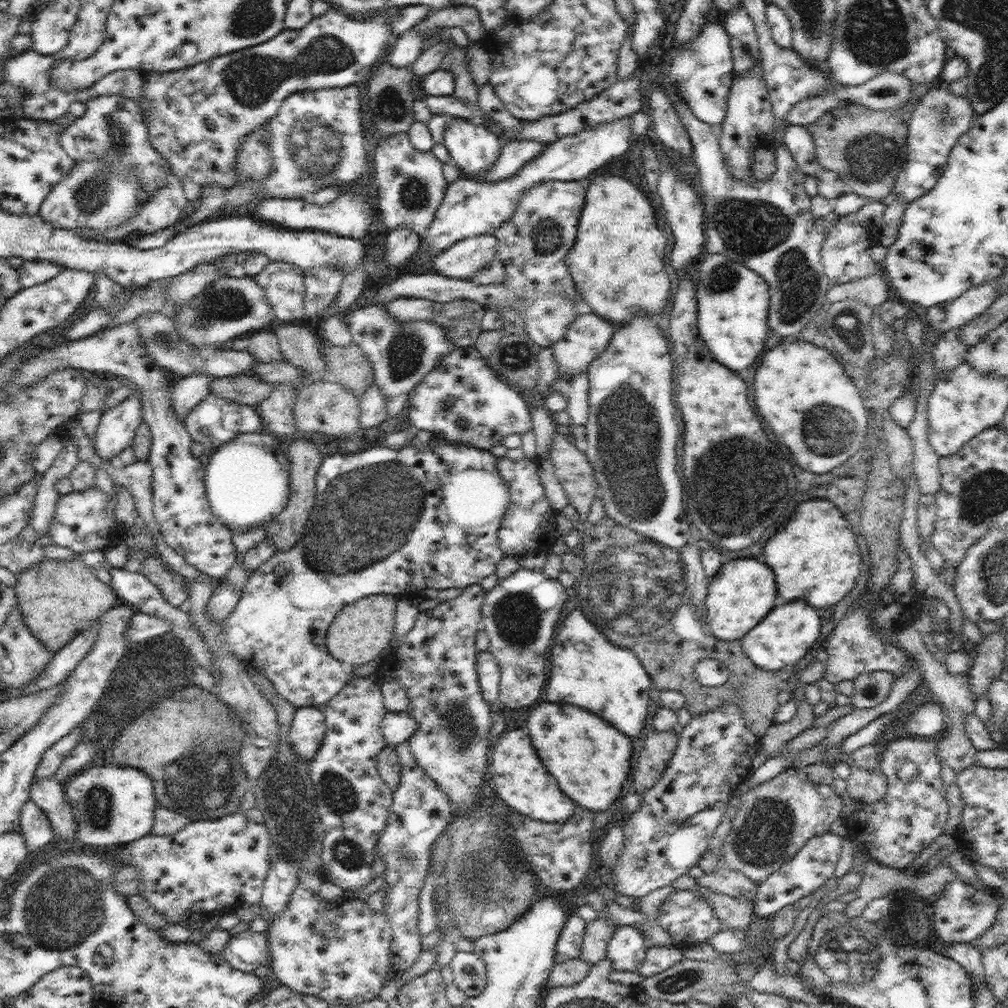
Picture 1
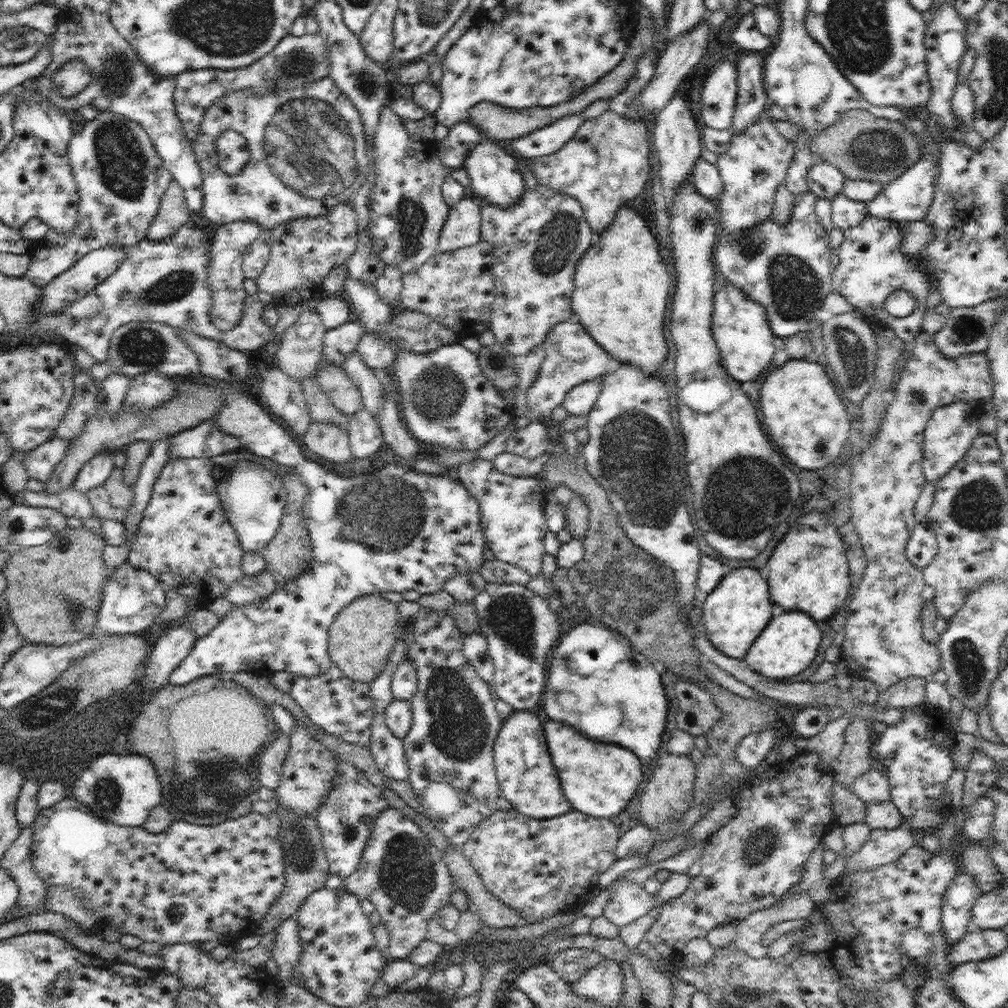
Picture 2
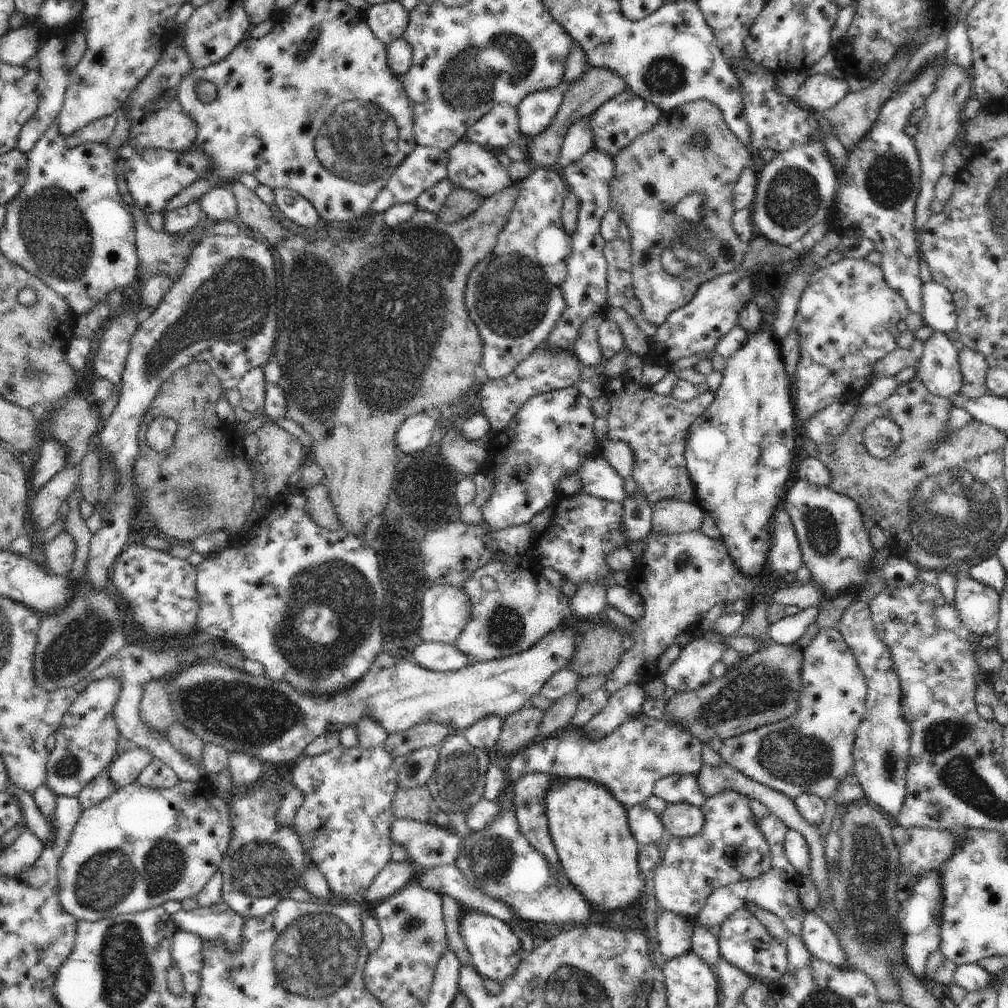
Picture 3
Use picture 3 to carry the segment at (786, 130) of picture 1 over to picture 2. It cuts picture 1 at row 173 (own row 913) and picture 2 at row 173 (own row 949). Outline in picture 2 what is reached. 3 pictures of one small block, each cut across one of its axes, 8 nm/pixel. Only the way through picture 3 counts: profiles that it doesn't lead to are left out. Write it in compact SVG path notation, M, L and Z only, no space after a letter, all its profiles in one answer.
M816 160L807 173L807 186L817 198L832 200L843 194L842 187L845 180L844 174L836 169L836 166L822 160Z

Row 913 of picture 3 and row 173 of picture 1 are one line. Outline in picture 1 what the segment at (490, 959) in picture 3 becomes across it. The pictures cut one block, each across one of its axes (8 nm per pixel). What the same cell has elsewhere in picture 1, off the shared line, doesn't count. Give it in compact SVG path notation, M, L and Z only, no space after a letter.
M453 117L446 125L442 146L446 148L463 176L483 179L485 173L493 166L500 155L500 139L500 136L492 133L483 125L476 126L471 124L468 119Z

